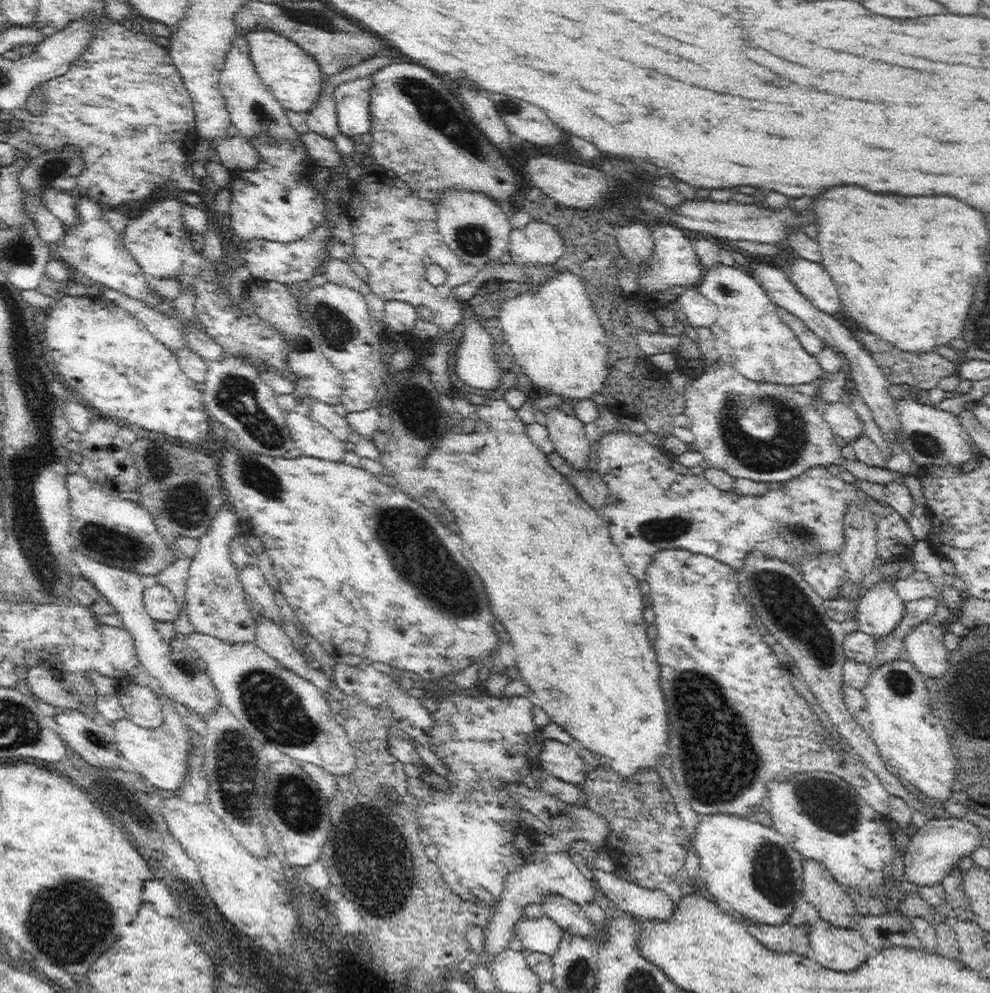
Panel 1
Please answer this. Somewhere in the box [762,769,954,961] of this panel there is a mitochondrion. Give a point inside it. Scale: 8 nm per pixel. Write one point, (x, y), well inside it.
(833, 808)

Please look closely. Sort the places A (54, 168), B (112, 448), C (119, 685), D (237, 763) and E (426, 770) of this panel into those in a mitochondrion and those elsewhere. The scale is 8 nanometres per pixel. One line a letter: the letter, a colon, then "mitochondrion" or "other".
A: mitochondrion
B: other
C: other
D: mitochondrion
E: other

